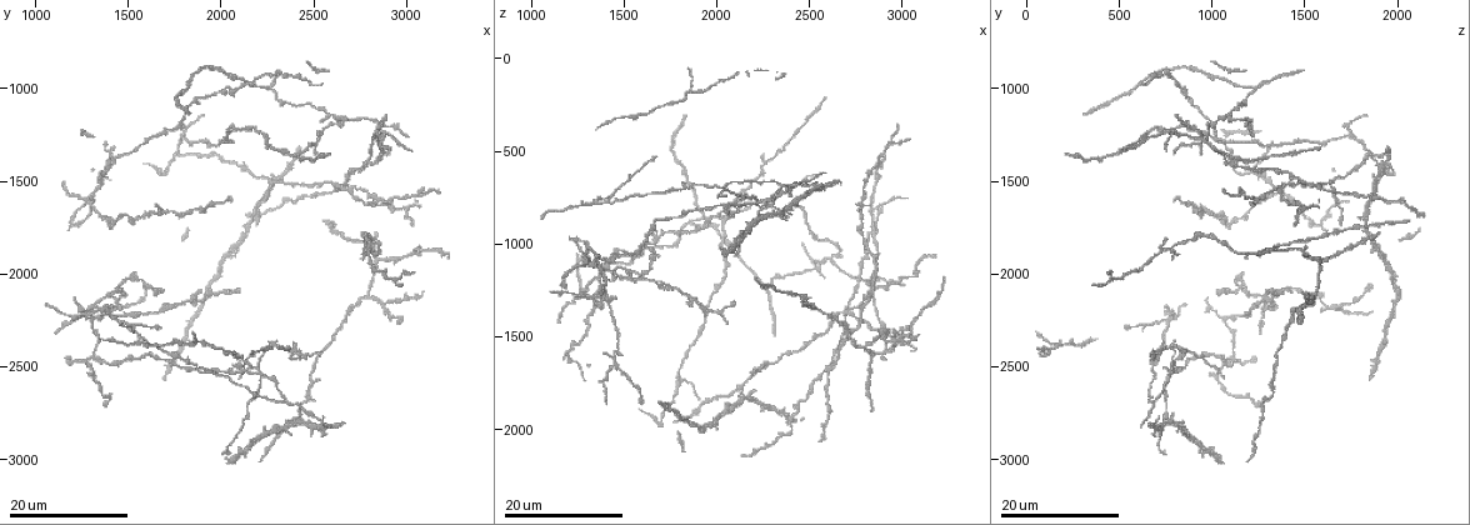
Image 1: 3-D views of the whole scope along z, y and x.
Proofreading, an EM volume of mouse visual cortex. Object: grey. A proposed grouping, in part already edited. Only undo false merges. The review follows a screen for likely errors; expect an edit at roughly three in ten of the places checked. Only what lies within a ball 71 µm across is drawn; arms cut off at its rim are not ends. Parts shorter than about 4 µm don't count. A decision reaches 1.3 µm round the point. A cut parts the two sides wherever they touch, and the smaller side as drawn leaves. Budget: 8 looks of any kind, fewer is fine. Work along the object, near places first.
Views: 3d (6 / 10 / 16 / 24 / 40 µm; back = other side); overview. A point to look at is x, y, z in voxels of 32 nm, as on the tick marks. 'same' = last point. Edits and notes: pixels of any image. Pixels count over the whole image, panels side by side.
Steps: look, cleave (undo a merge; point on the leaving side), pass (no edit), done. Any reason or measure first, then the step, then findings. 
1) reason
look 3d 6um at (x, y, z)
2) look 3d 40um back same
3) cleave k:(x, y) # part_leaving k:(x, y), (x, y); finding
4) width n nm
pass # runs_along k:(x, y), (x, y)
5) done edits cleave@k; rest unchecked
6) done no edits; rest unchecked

three-way junction
look 3d 24um at (1420, 2240, 760)

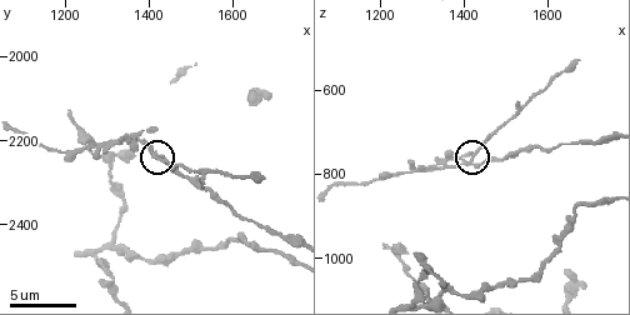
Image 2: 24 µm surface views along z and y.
look 3d 10um at (1410, 2240, 780)

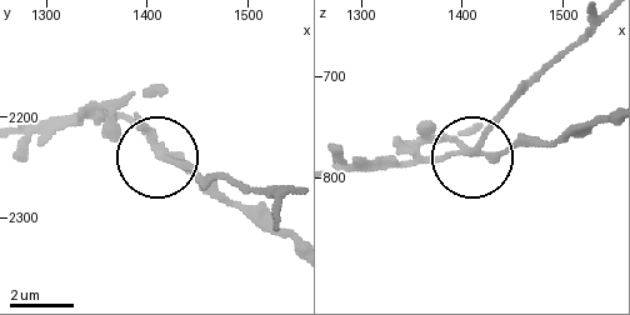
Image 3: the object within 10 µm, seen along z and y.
cleave 3:(199, 181) # part_leaving 3:(171, 163), (250, 188), (290, 188); a second neuron is stuck on

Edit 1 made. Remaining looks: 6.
look 3d 16um at (1340, 1540, 1340)

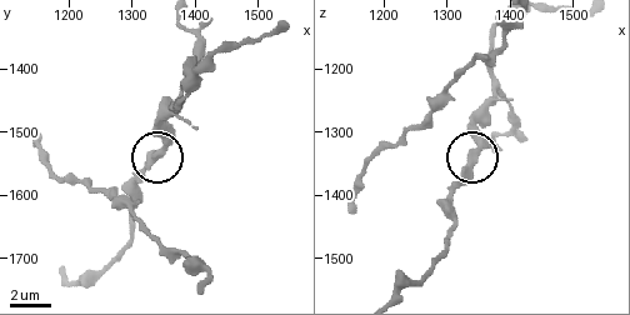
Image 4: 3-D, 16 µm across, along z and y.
look 3d 6um at (1345, 1535, 1345)

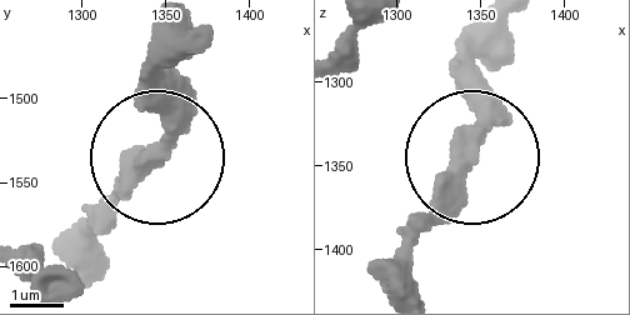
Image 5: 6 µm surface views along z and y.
side_arm 25 um
pass # all the same neuron

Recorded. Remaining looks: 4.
arms part here
look 3d 24um at (2860, 1280, 940)

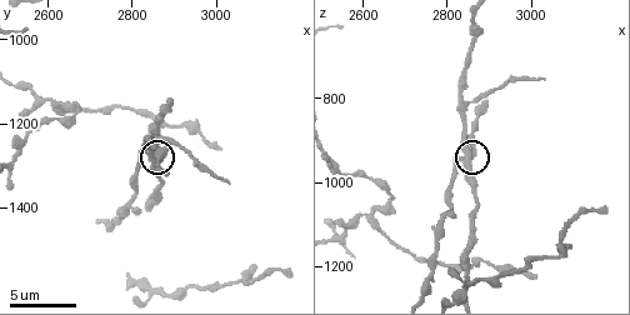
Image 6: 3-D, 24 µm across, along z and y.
look 3d 6um same

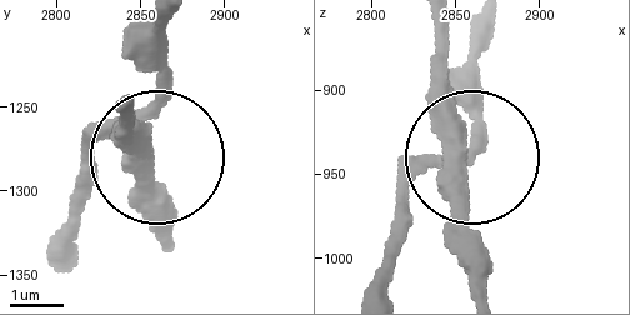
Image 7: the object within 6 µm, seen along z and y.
side_arm 15 um; arms 3
pass # continuous, no second neuron

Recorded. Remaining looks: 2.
narrows sharply
look 3d 24um at (2300, 1060, 1180)

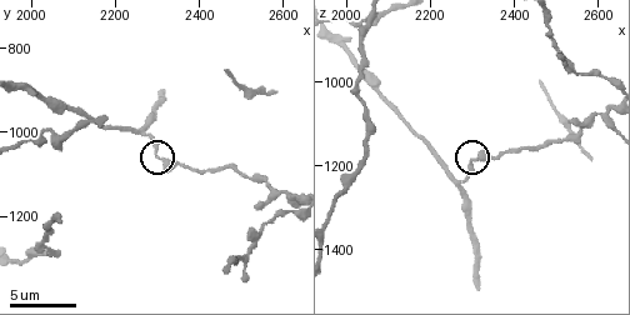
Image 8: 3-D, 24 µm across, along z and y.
look 3d 10um at (2300, 1055, 1185)

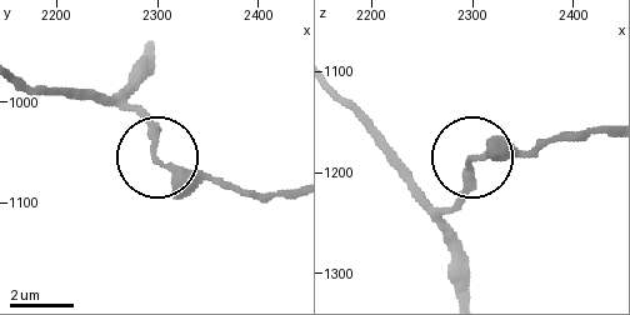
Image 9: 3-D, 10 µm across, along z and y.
pass # continuous, no second neuron

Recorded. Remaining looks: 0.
done edits cleave@3; rest unchecked

